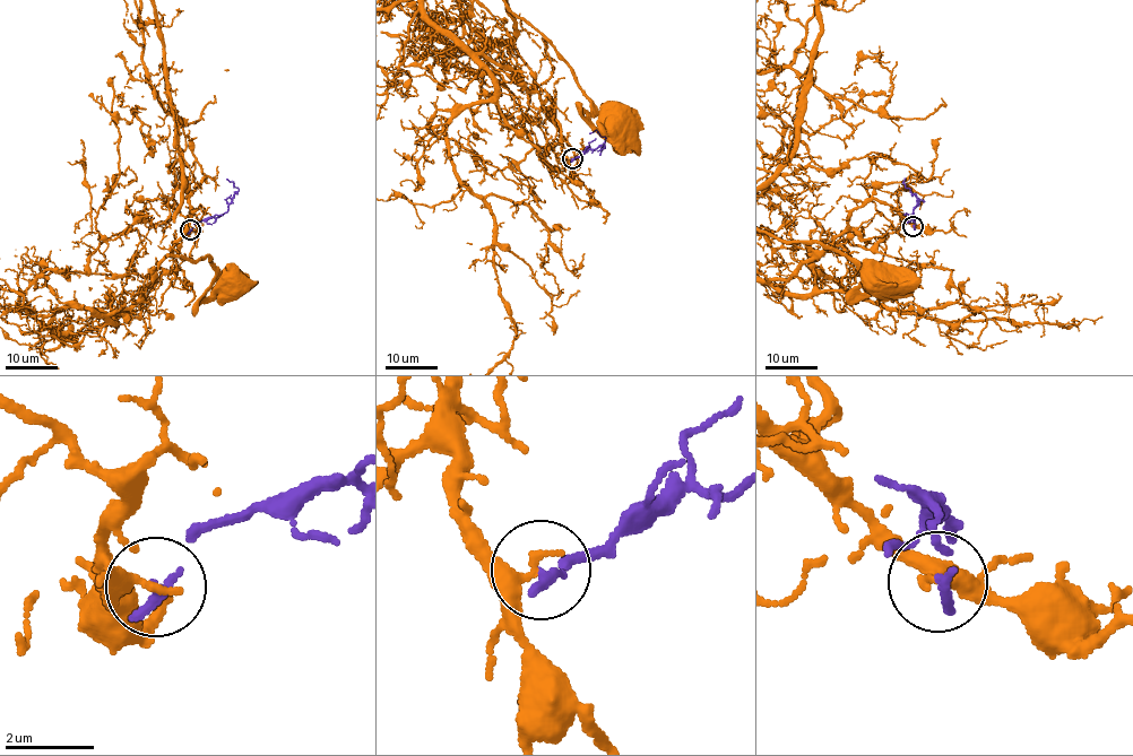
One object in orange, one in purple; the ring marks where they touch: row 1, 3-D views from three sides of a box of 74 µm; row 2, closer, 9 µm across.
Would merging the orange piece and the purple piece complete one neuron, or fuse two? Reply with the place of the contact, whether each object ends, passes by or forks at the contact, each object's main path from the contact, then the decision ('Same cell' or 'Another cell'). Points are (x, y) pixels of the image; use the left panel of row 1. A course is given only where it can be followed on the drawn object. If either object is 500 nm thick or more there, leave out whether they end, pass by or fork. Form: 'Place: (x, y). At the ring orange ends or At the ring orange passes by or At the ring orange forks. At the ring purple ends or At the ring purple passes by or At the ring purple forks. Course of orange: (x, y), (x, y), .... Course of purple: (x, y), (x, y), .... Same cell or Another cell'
Place: (190, 229). At the ring orange passes by. At the ring purple ends. Course of orange: (189, 229), (190, 208), (132, 305), (93, 315), (76, 297), (146, 278), (169, 255), (207, 255), (234, 281). Course of purple: (190, 229), (193, 224), (224, 214), (239, 189), (226, 179). Another cell

